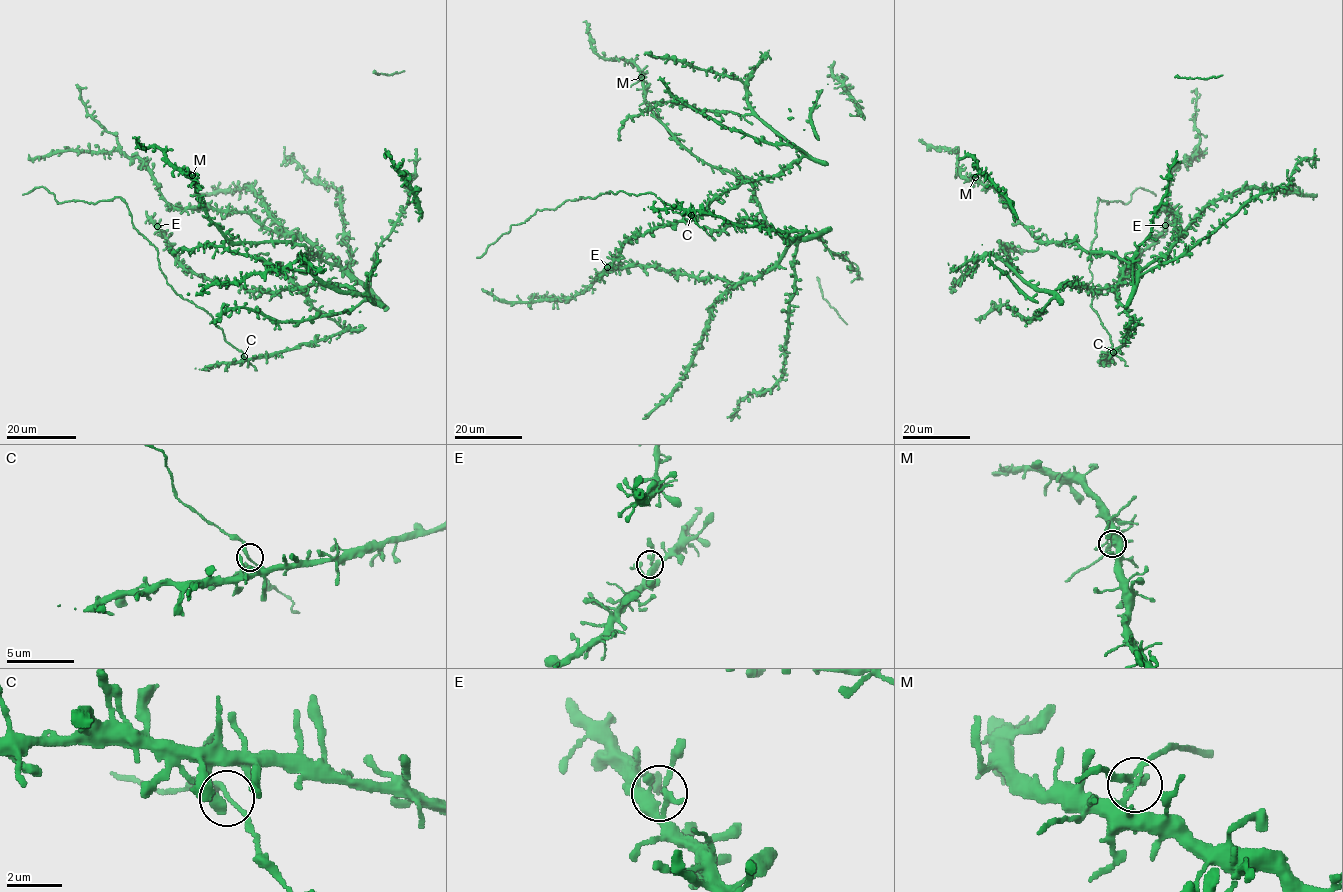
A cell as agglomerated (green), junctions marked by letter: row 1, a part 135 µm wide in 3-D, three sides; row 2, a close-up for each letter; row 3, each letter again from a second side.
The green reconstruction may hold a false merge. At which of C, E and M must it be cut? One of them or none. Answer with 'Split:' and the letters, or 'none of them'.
Split: M

